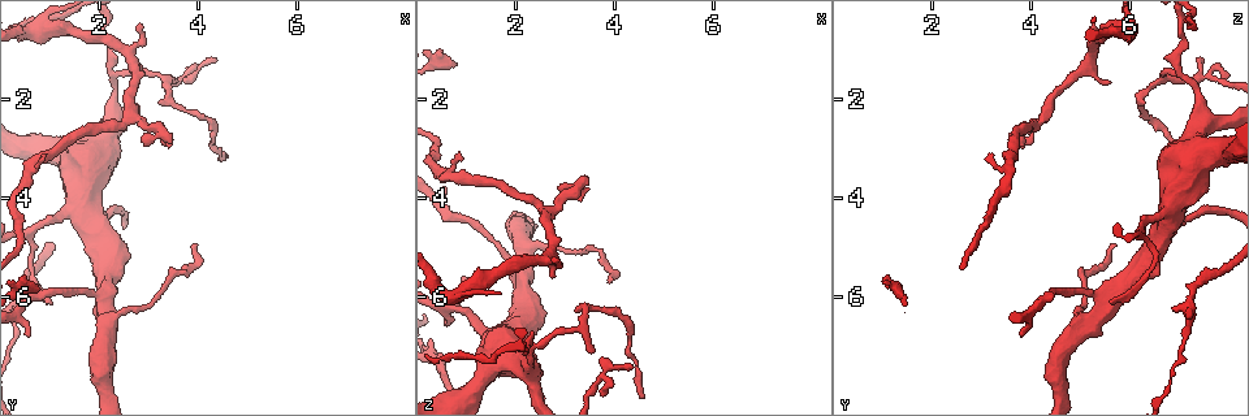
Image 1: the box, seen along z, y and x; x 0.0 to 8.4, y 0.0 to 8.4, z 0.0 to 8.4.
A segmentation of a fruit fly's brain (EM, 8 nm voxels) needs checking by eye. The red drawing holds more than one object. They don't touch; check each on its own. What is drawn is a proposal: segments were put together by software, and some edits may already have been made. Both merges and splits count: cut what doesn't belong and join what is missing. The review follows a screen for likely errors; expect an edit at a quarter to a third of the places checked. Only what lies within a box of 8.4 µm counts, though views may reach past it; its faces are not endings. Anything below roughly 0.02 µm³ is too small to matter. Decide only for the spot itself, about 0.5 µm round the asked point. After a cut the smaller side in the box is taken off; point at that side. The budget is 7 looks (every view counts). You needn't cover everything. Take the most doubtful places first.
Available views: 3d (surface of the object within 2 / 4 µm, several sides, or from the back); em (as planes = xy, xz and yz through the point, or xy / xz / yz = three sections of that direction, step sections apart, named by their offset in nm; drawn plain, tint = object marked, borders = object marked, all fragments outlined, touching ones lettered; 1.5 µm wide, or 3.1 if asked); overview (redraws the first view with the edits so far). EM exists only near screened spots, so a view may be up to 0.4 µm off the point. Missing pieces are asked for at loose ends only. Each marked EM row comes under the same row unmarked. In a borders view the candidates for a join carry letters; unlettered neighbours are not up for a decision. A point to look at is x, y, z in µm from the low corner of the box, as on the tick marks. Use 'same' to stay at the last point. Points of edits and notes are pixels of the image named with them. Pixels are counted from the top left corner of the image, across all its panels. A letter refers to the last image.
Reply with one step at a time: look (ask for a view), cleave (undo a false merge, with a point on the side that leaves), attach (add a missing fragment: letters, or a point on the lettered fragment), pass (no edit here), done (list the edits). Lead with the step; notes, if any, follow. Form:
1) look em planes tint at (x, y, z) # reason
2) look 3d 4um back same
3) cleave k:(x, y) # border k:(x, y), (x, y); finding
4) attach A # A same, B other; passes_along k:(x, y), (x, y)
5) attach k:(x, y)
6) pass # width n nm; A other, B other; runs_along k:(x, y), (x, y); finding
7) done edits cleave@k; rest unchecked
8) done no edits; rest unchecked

look em xz step 4 tint at (2.35, 1.50, 7.10) # branch point

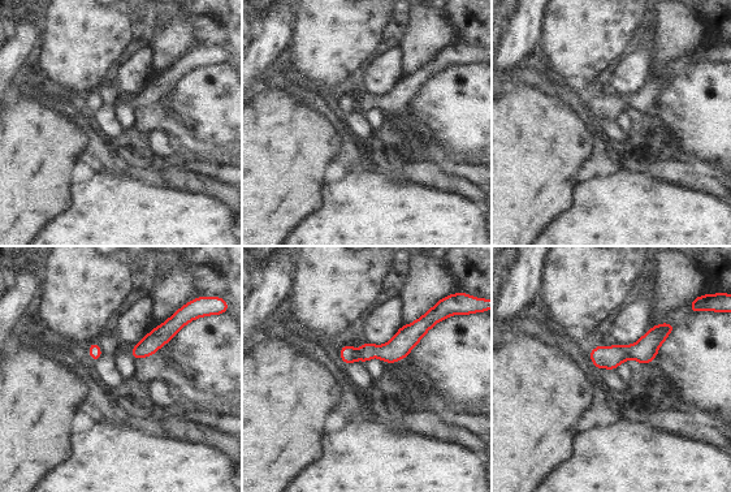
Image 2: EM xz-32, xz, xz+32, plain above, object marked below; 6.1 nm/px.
look em planes tint same

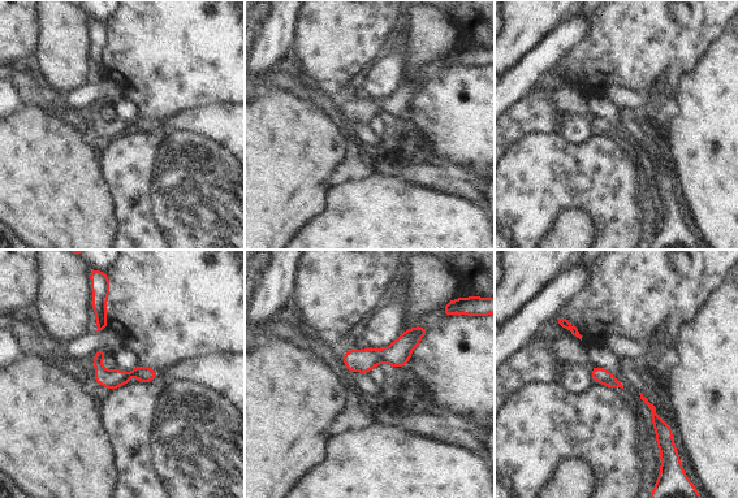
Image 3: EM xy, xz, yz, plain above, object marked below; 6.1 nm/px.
look em planes borders same

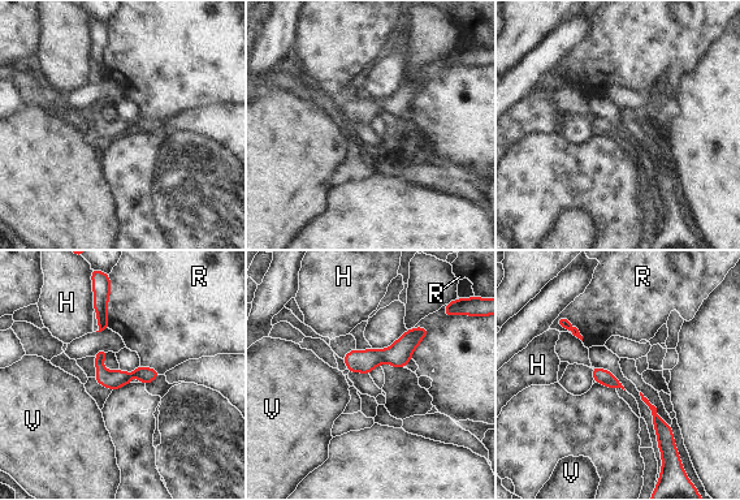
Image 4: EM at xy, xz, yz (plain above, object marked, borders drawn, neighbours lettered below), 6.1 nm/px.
pass # H other, R other, V other; all the same neuron

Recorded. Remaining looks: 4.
look 3d 4um at (0.55, 6.80, 3.80) # tapers out

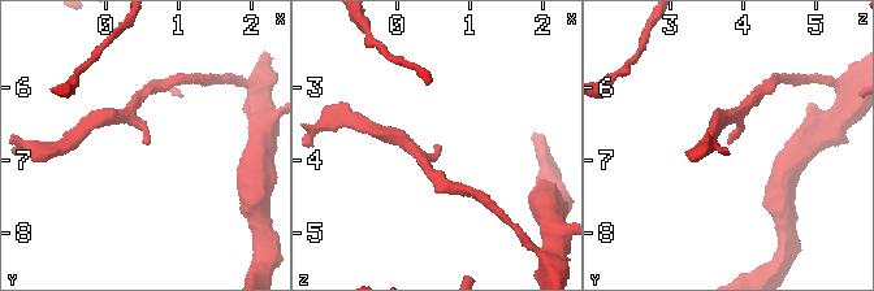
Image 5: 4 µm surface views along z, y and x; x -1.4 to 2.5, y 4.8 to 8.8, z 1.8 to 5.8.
look em xy step 8 tint at (0.60, 6.80, 3.80)

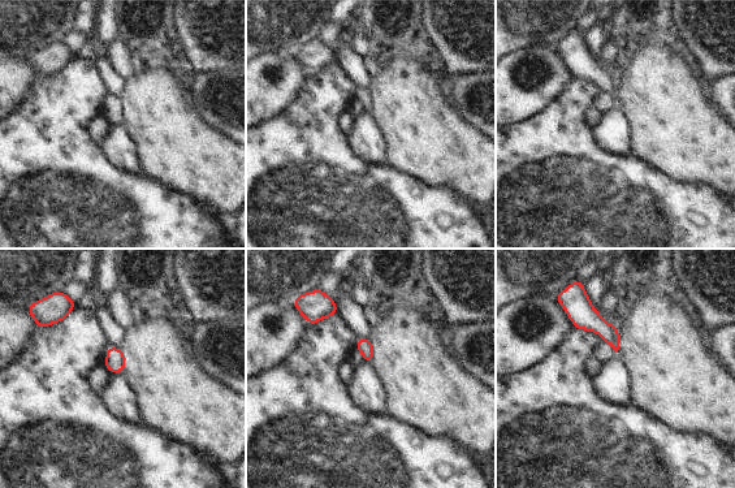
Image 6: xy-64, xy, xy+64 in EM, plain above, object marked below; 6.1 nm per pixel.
look em xy step 8 borders same # what lies round it

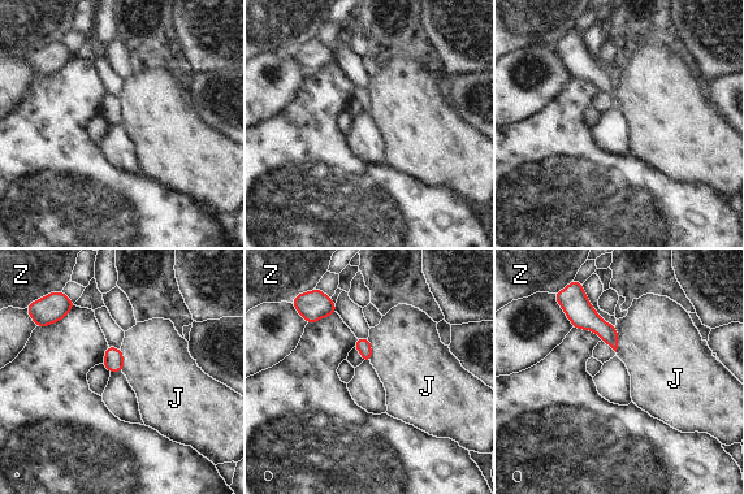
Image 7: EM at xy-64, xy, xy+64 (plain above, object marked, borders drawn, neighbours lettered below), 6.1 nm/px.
pass # J other, Z other; border 7:(614, 326), (617, 351); none of them fits

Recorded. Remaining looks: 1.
done no edits; rest unchecked

